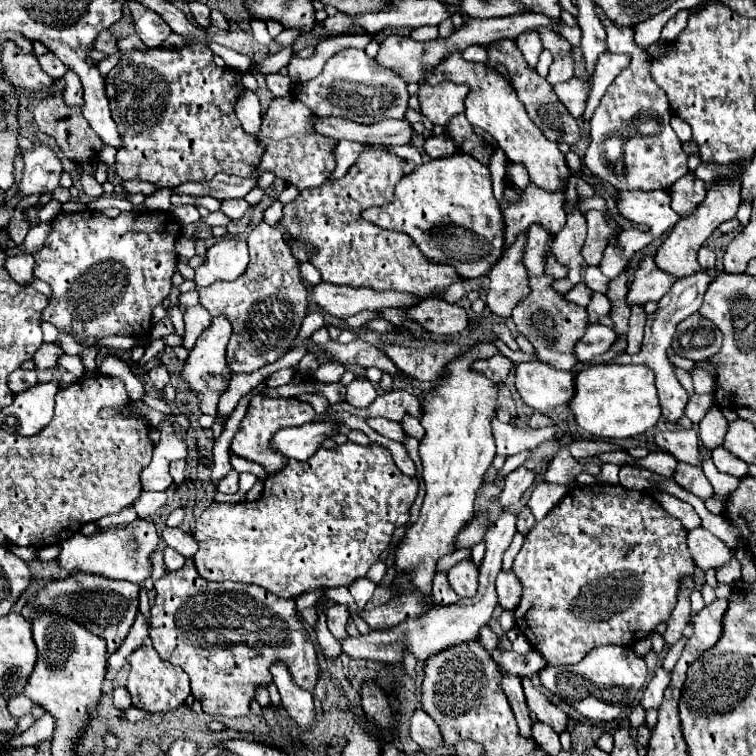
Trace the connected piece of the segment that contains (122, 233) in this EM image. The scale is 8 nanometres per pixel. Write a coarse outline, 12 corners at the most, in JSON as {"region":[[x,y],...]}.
{"region":[[169,210],[59,212],[33,254],[43,320],[151,334],[177,272]]}

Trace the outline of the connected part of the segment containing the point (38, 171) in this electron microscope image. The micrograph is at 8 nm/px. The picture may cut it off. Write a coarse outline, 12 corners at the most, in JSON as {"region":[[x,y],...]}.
{"region":[[47,144],[25,150],[17,190],[53,192],[63,166]]}

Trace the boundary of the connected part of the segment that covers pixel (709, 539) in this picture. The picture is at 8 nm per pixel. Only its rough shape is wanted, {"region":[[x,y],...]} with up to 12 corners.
{"region":[[703,528],[687,536],[695,564],[719,570],[735,556],[733,548]]}

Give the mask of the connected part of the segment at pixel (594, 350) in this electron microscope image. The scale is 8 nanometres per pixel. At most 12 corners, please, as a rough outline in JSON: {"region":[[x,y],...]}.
{"region":[[591,324],[575,346],[579,362],[605,354],[617,336]]}

